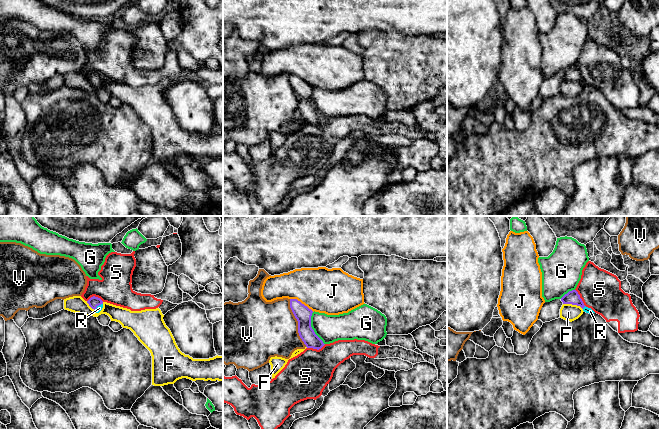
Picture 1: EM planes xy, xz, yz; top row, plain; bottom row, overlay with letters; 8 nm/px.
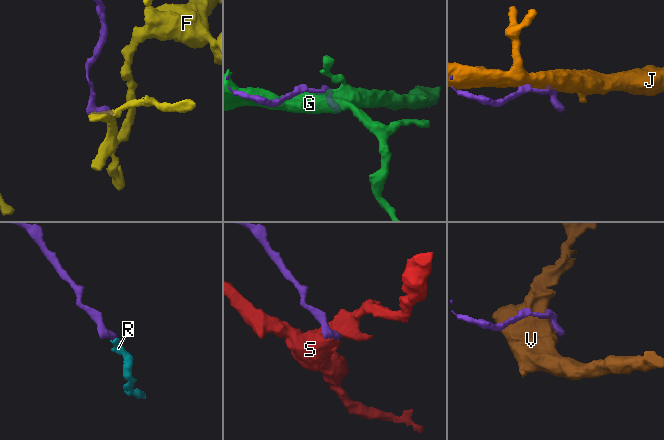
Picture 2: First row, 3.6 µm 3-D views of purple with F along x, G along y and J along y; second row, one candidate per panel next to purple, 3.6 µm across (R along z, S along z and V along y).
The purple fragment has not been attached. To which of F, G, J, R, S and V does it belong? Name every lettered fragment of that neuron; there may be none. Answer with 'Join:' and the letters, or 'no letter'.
Join: R

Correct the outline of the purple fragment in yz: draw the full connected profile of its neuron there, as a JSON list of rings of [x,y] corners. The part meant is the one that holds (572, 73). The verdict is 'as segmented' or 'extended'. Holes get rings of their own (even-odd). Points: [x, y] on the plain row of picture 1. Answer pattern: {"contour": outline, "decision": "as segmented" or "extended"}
{"contour": [[[576,66],[569,67],[561,74],[561,77],[563,78],[563,80],[572,80],[580,82],[586,89],[595,89],[591,84],[588,84],[584,81],[582,75],[580,74],[580,71]]], "decision": "extended"}

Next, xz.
{"contour": [[[290,75],[290,84],[298,97],[298,109],[307,124],[321,125],[325,120],[311,103],[313,87],[297,75]]], "decision": "as segmented"}

